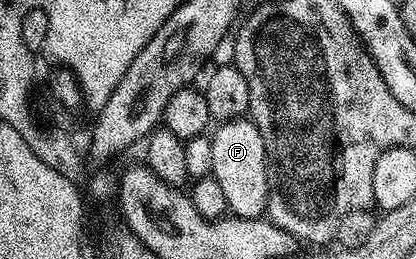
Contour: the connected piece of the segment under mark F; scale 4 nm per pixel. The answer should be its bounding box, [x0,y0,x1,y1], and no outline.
[211,116,268,217]

